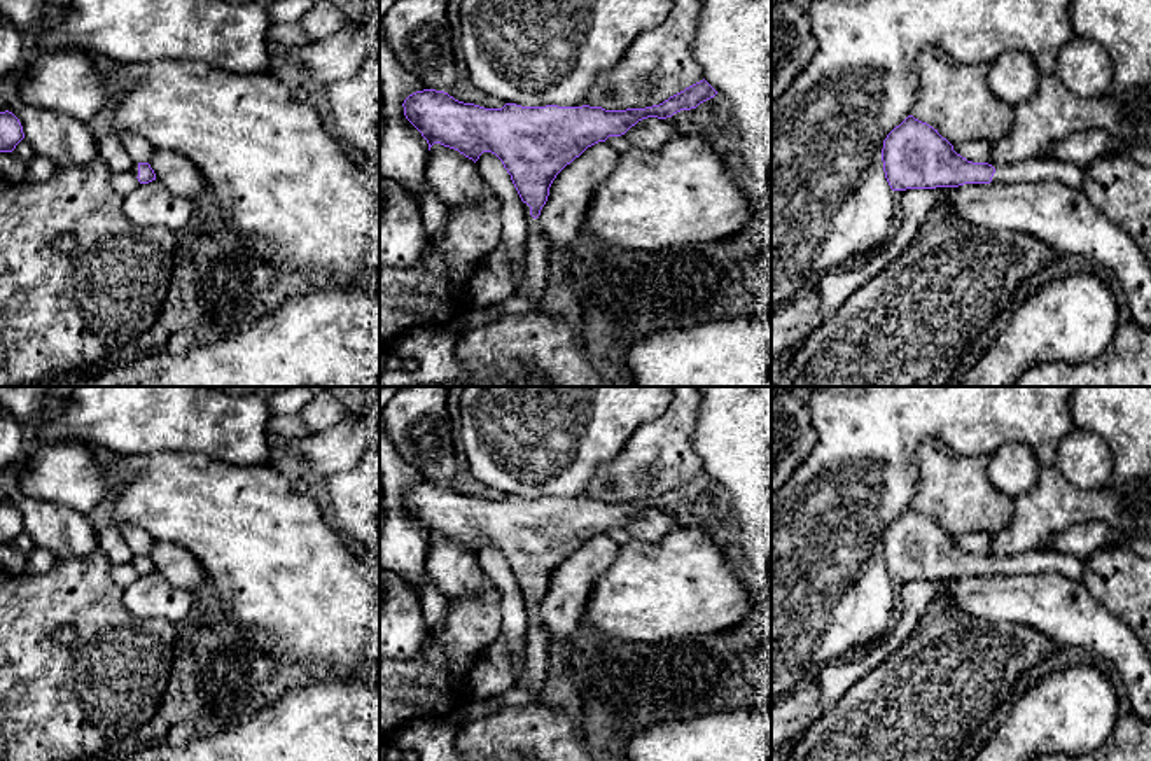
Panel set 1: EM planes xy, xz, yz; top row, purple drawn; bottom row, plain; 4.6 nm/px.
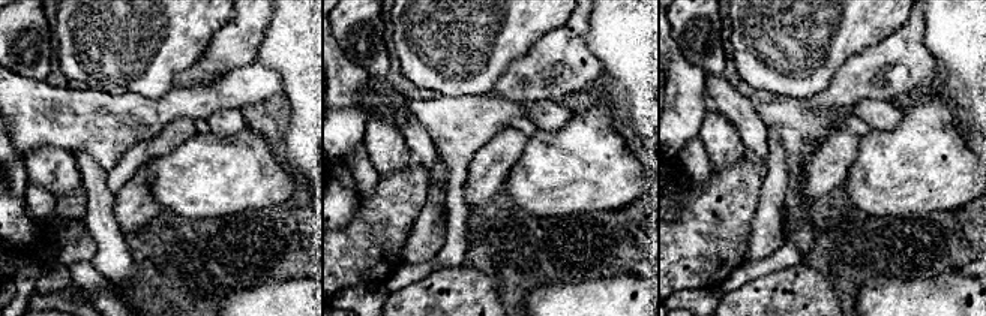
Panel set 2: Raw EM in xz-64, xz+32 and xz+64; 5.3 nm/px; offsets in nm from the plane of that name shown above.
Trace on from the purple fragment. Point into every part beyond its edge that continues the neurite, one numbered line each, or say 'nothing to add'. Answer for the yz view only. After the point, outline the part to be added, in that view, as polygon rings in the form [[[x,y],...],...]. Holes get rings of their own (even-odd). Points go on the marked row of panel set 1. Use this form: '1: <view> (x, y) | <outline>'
1: yz (1034, 170) | [[[1030,159],[1013,164],[992,164],[995,173],[992,182],[995,184],[1023,184],[1023,182],[1041,182],[1057,180],[1072,189],[1083,189],[1085,170],[1057,159]]]

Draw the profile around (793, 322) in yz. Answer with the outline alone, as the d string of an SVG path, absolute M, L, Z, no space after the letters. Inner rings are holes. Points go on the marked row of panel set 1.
M810 285L803 294L771 313L771 360L787 348L801 346L824 324L820 292Z

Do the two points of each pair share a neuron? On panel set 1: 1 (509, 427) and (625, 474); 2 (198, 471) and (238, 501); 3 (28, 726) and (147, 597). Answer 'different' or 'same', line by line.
1: different
2: same
3: different

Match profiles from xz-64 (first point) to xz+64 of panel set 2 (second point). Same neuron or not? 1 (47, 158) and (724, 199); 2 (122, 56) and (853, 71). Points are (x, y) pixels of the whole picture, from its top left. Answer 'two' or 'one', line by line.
1: two
2: two

